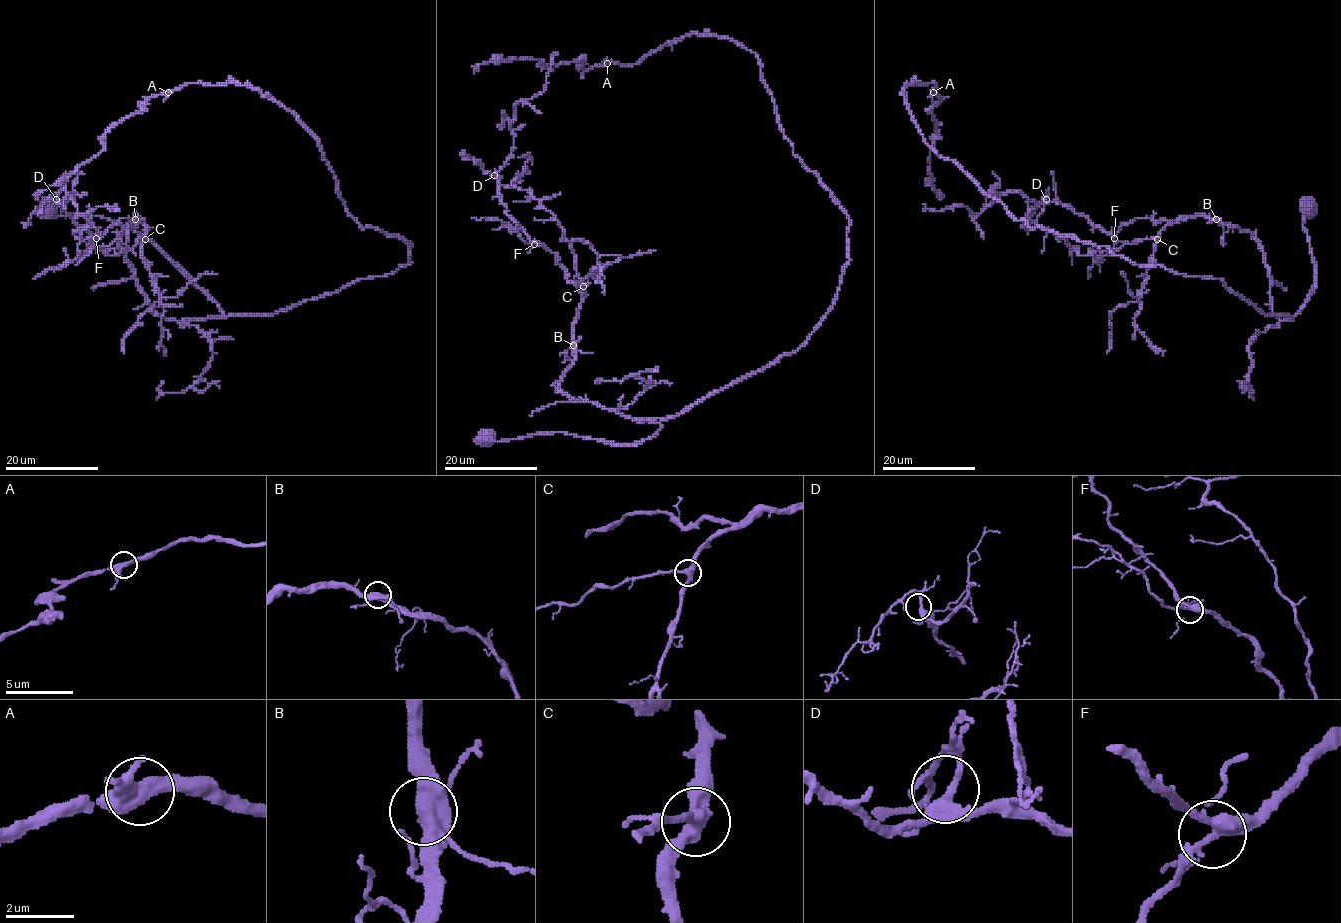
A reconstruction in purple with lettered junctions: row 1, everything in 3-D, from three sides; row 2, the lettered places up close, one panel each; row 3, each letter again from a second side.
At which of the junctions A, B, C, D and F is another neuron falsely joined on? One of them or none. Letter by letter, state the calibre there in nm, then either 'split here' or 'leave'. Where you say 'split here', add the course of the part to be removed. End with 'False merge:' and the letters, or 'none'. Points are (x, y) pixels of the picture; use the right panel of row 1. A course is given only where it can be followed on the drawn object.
A: 440 nm thick; leave
B: 420 nm thick; leave
C: 360 nm thick; leave
D: 300 nm thick; leave
F: 320 nm thick; leave
False merge: none

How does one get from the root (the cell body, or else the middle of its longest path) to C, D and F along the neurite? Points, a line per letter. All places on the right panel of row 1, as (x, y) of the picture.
C: (1307, 209), (1315, 284), (1288, 320), (1273, 312), (1269, 267), (1249, 233), (1180, 216), (1156, 238)
D: (1307, 209), (1315, 284), (1302, 308), (1281, 320), (1249, 233), (1180, 216), (1135, 217), (1112, 236), (1046, 199)
F: (1307, 209), (1315, 284), (1288, 320), (1273, 312), (1260, 243), (1238, 227), (1204, 216), (1135, 217), (1114, 238)

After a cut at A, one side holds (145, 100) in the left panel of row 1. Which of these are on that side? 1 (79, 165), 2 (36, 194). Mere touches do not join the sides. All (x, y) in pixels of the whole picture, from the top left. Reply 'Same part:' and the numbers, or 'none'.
Same part: 1, 2

